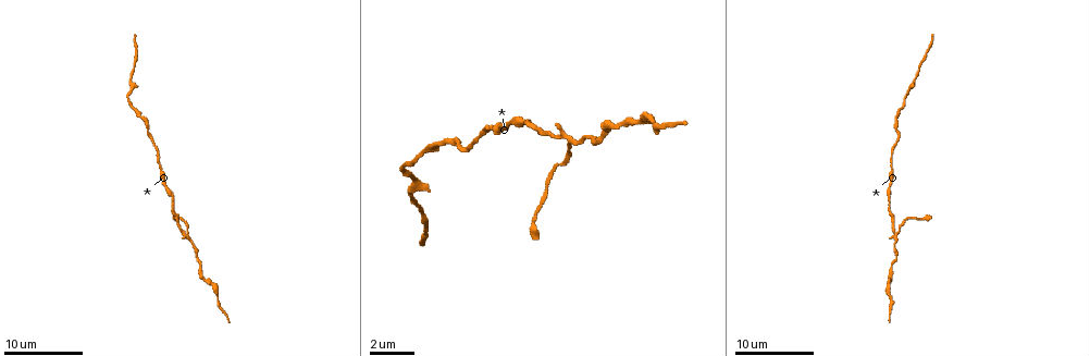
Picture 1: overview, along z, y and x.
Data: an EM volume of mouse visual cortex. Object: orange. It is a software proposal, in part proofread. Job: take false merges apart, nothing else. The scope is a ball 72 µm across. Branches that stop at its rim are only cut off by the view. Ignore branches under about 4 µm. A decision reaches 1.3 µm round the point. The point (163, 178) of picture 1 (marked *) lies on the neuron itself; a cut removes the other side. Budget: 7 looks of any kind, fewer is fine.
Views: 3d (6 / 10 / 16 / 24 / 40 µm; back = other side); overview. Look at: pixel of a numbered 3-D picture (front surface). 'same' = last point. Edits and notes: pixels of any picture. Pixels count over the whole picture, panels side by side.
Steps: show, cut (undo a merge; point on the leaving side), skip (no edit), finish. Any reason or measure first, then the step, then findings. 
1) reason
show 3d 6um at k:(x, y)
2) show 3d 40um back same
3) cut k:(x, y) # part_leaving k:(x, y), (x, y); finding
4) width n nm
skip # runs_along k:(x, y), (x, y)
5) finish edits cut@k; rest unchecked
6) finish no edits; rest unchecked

looks like a crossing
show 3d 10um at 1:(895, 236)

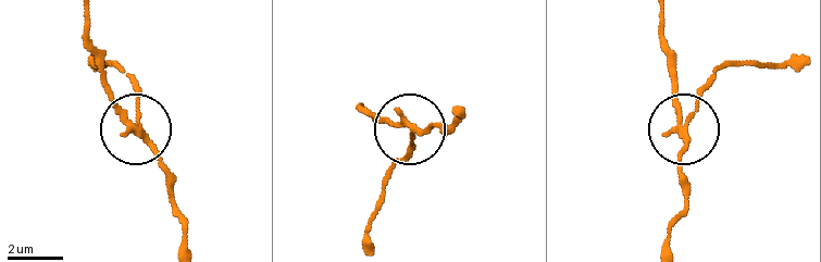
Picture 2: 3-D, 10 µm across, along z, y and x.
show 3d 10um back at 2:(688, 123)

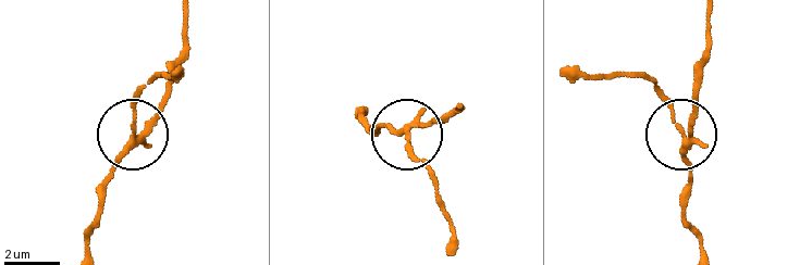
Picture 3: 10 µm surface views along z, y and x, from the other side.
arms 4
skip # runs_along 3:(188, 21), (165, 105), (135, 134), (133, 105), (154, 73); continuous, no second neuron

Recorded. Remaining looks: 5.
show 3d 10um at 1:(462, 146)

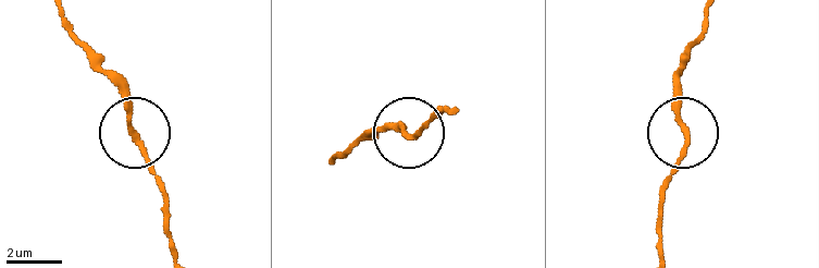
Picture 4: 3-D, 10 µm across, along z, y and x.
show 3d 6um at 4:(132, 128)

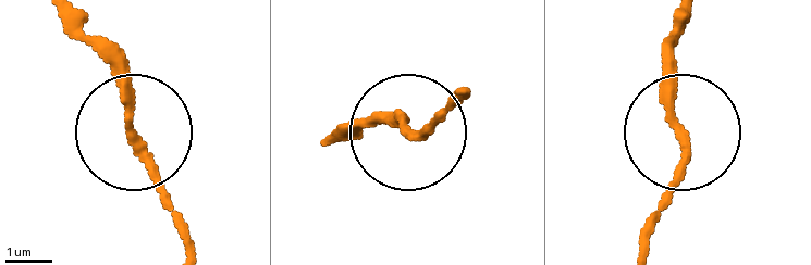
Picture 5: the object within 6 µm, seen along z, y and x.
skip # runs_along 5:(189, 245), (115, 81), (76, 39); one neuron here

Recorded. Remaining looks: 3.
thick turns thin
show 3d 6um at 1:(915, 77)

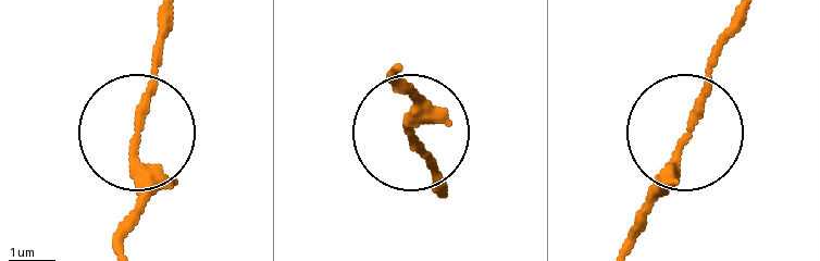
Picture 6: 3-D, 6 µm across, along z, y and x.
skip # runs_along 6:(396, 69), (408, 135), (438, 189); continuous, no second neuron

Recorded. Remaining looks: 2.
finish no edits; rest unchecked

